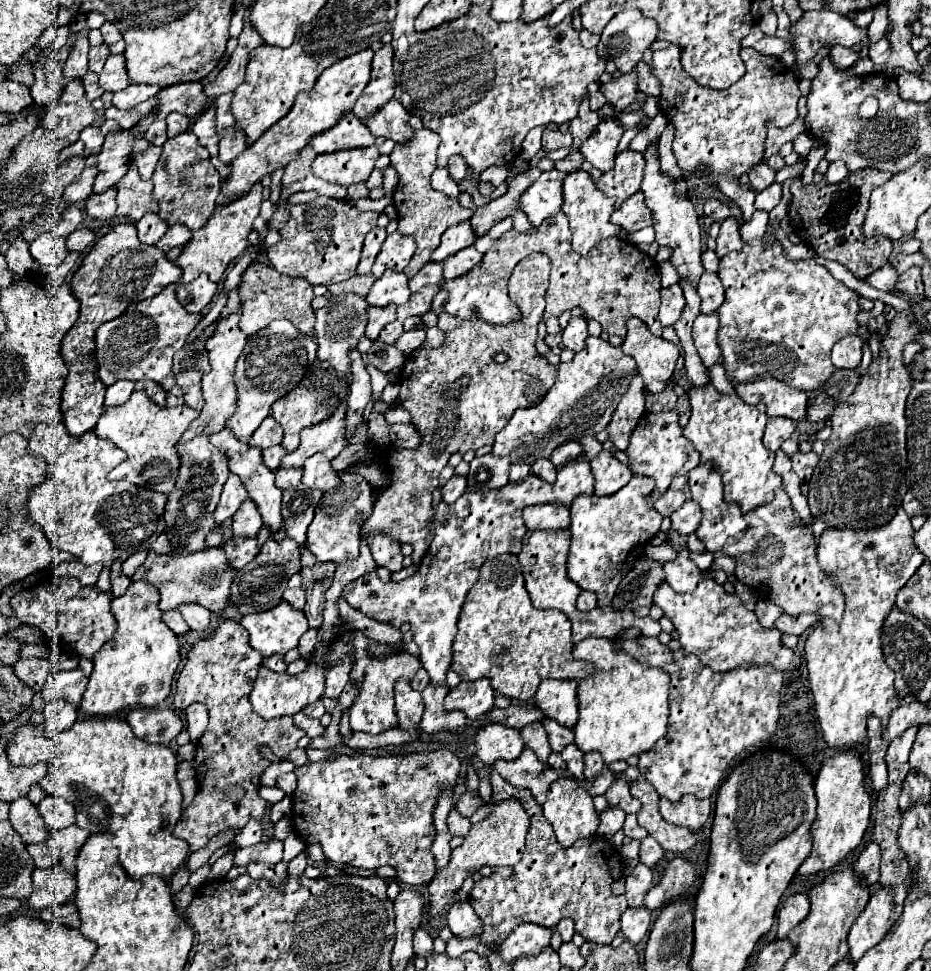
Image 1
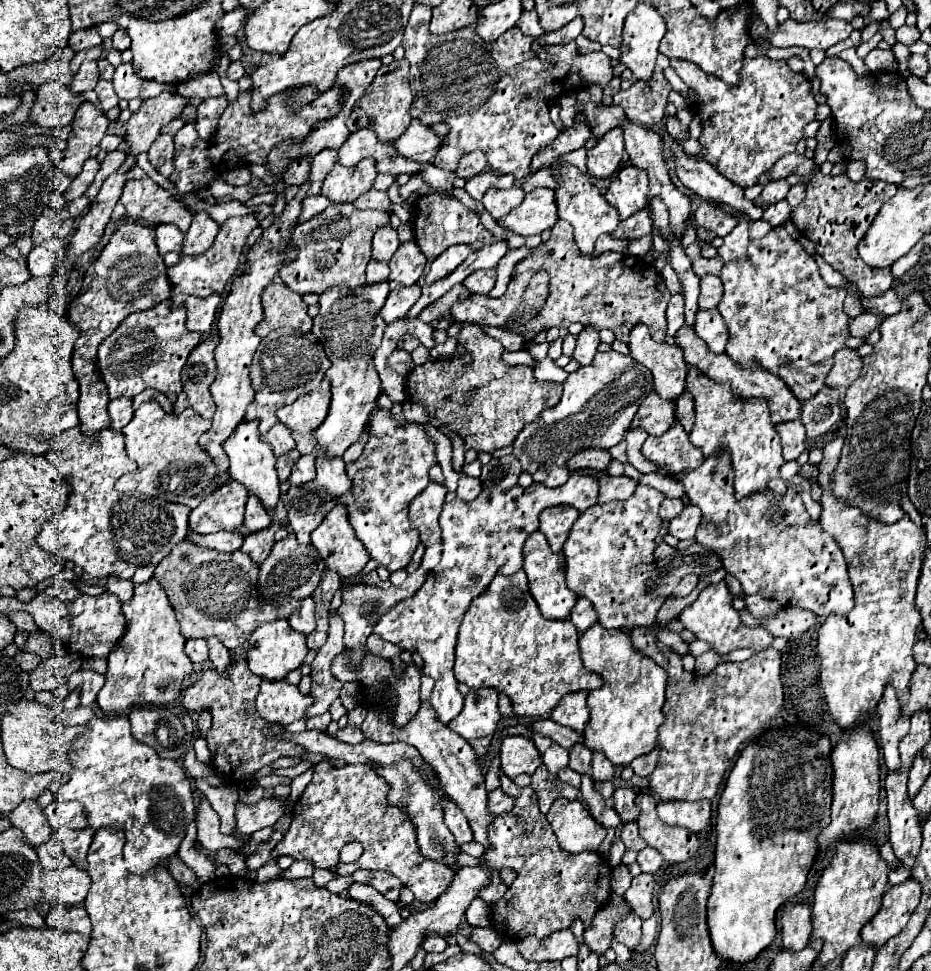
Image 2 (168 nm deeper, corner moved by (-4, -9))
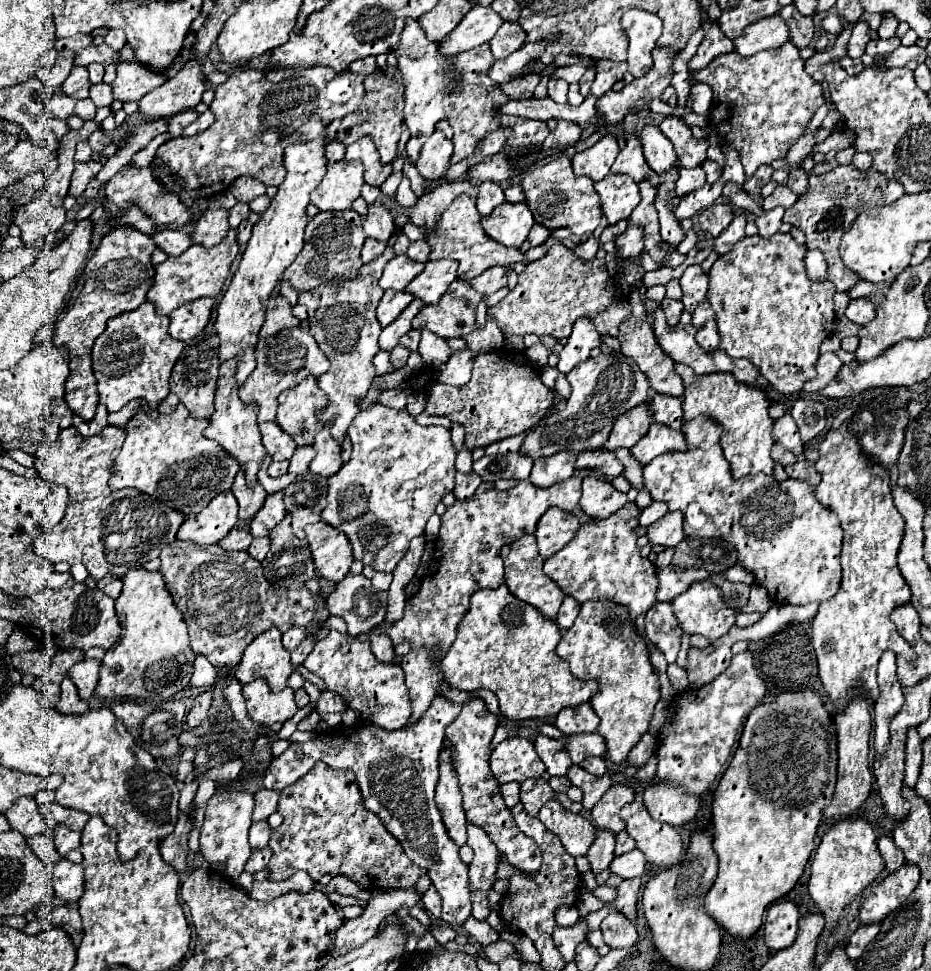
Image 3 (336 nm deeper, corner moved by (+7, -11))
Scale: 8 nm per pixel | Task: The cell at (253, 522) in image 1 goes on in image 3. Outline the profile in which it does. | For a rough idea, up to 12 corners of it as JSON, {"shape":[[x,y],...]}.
{"shape":[[239,470],[231,490],[239,520],[253,520],[267,496],[261,484],[247,488]]}

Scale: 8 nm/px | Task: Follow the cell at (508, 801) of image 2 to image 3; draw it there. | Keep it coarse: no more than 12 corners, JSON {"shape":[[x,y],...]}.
{"shape":[[517,782],[501,784],[503,800],[509,808],[519,802]]}

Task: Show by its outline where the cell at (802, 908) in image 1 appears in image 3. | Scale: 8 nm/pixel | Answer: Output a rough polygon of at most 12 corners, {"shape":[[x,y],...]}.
{"shape":[[775,902],[765,914],[765,944],[789,948],[799,930],[799,908]]}

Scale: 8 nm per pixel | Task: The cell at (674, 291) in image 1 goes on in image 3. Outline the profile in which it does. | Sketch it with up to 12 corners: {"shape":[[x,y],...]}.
{"shape":[[679,300],[661,302],[667,324],[679,322],[683,304]]}

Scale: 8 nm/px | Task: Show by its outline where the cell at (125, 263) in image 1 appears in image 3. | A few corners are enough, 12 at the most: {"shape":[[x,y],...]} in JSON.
{"shape":[[103,236],[57,320],[69,348],[65,400],[93,420],[91,346],[153,286],[151,236]]}

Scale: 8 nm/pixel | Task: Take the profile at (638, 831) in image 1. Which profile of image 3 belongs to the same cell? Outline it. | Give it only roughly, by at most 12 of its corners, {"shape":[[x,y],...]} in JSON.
{"shape":[[623,830],[617,834],[615,854],[635,848],[633,838]]}

